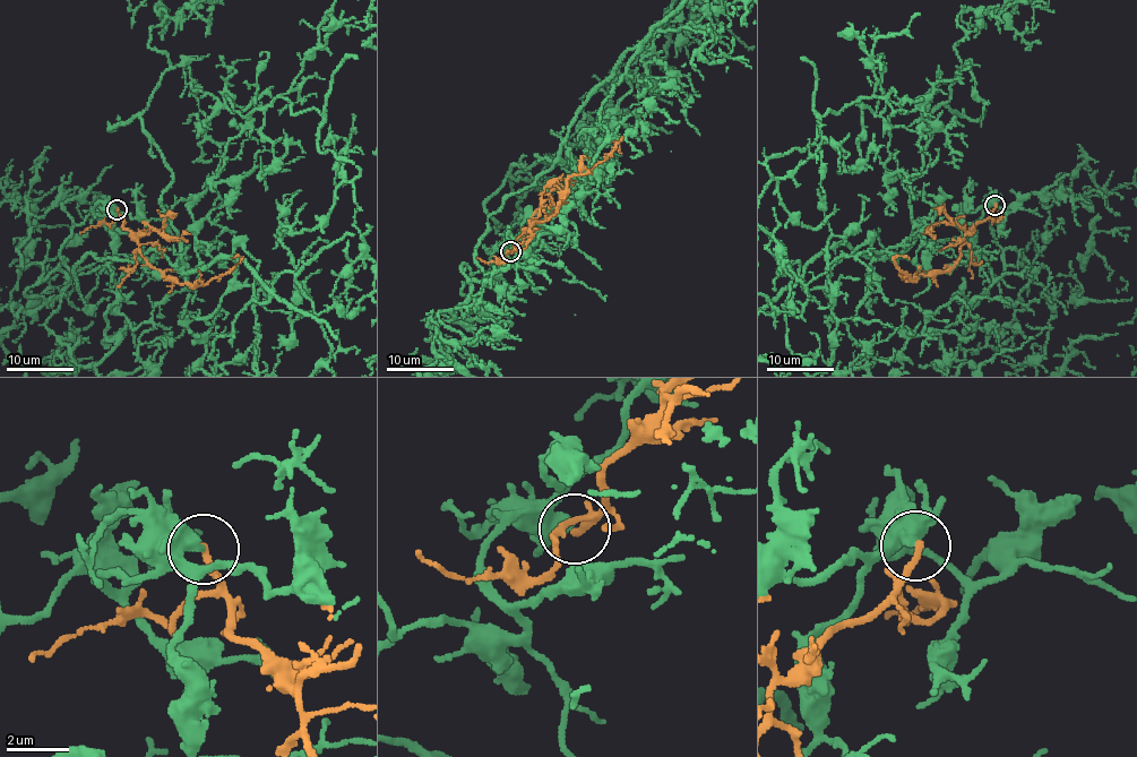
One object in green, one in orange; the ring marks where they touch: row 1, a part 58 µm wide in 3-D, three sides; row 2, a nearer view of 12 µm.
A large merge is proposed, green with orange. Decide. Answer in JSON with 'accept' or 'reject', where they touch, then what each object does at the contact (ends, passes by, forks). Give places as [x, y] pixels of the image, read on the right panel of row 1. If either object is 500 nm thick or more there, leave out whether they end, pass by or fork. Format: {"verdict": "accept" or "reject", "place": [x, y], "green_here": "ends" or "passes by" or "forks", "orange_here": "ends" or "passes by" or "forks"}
{"verdict": "reject", "place": [995, 205]}

